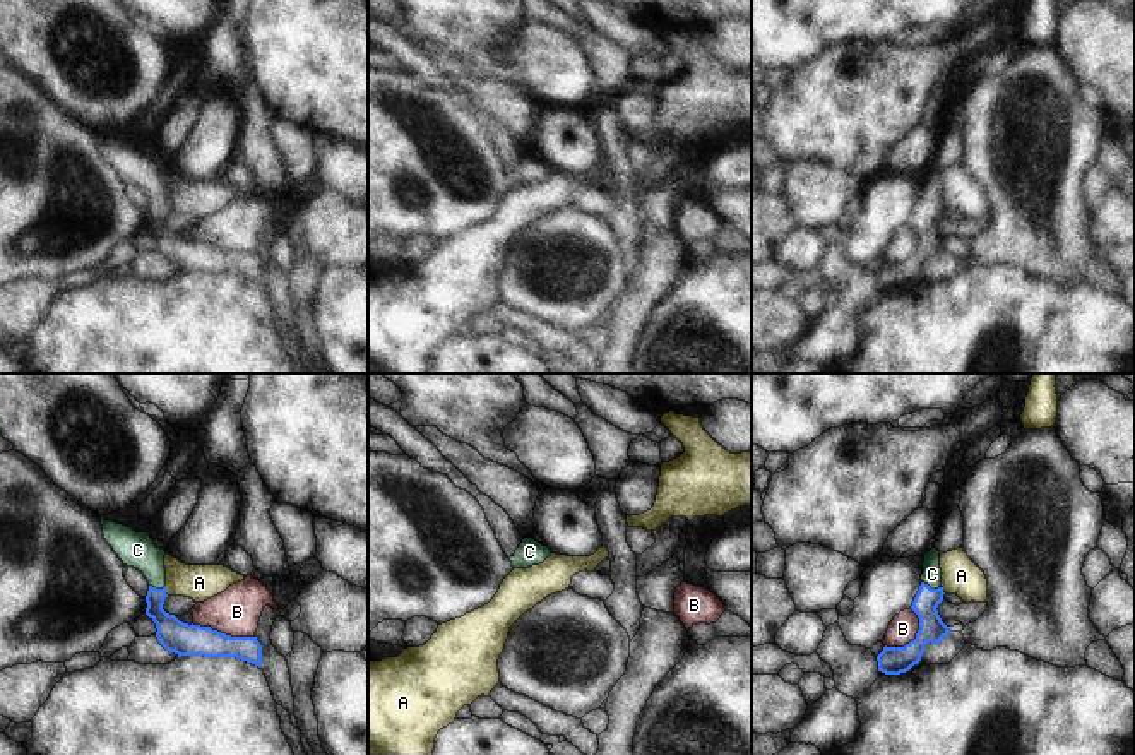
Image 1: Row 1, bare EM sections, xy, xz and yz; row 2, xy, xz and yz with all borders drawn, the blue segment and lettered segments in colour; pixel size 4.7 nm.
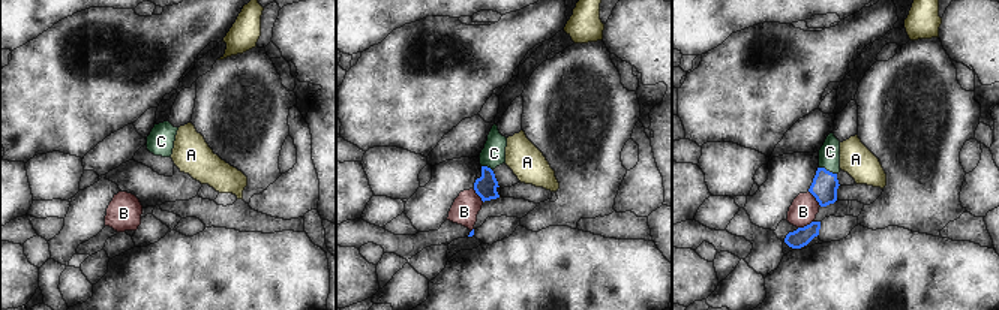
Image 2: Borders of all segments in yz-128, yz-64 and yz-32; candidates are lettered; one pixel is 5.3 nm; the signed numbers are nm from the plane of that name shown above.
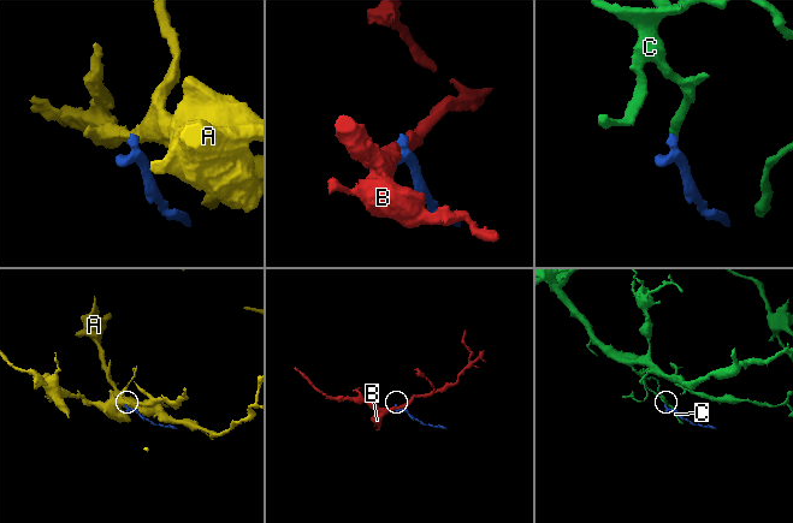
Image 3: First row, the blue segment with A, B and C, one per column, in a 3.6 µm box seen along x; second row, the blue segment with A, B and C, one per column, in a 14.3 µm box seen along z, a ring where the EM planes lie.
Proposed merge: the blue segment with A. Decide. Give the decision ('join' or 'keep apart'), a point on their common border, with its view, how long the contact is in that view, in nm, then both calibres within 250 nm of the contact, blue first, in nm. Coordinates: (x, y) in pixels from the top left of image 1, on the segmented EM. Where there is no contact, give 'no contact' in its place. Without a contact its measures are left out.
keep apart; meets blue in xy at (165, 591); contact 50 nm long; 150 nm thick on the blue side, 170 nm on the other

